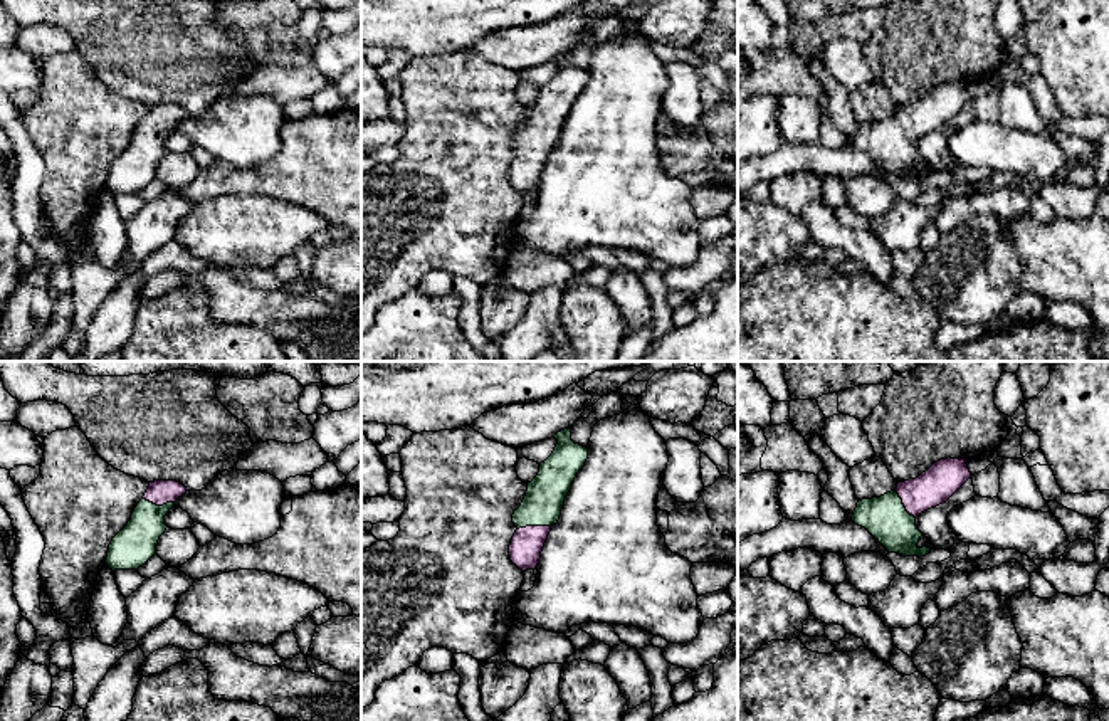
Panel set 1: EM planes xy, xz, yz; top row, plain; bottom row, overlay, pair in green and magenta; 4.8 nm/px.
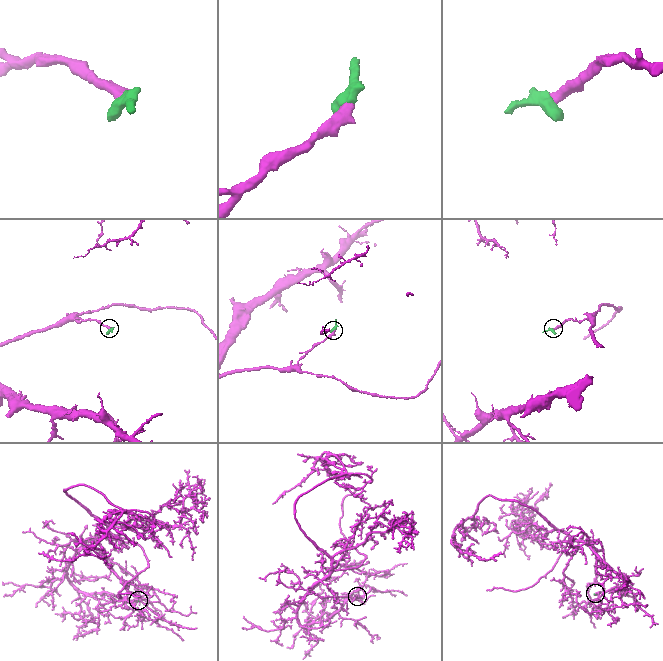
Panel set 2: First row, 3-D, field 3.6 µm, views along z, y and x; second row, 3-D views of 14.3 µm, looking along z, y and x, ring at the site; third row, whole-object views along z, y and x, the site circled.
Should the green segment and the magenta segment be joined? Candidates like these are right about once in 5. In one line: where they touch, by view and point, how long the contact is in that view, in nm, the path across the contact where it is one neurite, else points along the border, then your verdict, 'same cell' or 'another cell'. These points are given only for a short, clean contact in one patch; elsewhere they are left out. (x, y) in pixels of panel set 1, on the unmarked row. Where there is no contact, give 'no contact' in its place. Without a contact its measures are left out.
contact xz (533, 148); length 160 nm; way xz (541, 130), (533, 148), (526, 168); same cell

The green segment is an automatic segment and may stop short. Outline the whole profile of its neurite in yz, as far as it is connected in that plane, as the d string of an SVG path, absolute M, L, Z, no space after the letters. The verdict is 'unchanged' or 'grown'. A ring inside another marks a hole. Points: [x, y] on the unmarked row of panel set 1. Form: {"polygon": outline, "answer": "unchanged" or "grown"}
{"polygon": "M941 82L916 103L897 106L897 111L880 121L859 123L852 145L865 151L889 176L926 180L931 171L919 171L924 160L916 141L946 126L971 96L966 82Z", "answer": "grown"}

